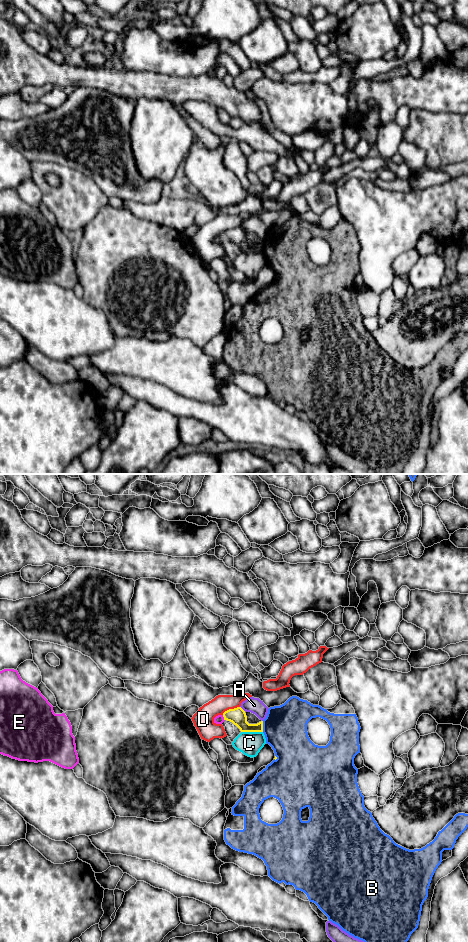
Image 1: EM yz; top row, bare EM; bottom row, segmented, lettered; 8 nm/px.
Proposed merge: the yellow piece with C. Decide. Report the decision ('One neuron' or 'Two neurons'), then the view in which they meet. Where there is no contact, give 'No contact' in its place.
Two neurons. Touches yellow in yz

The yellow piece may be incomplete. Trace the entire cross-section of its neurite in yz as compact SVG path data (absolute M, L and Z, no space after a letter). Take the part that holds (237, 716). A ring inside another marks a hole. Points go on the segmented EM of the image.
M241 707L229 709L222 715L214 718L214 723L222 724L225 720L236 725L241 732L263 732L263 721L257 724L249 724L245 711Z

